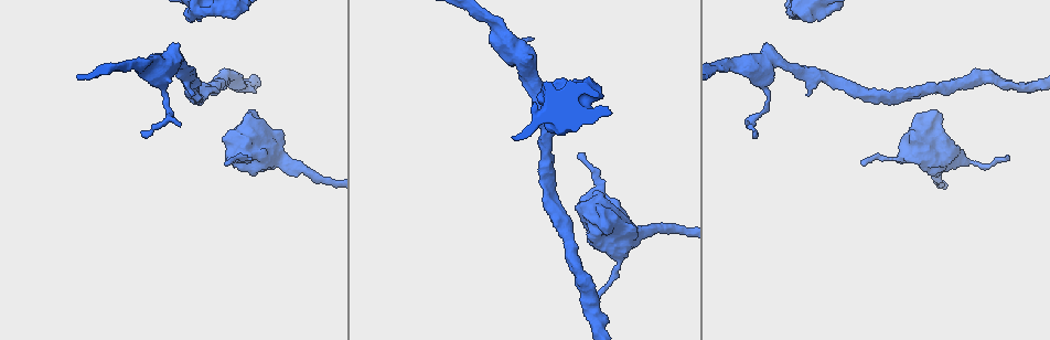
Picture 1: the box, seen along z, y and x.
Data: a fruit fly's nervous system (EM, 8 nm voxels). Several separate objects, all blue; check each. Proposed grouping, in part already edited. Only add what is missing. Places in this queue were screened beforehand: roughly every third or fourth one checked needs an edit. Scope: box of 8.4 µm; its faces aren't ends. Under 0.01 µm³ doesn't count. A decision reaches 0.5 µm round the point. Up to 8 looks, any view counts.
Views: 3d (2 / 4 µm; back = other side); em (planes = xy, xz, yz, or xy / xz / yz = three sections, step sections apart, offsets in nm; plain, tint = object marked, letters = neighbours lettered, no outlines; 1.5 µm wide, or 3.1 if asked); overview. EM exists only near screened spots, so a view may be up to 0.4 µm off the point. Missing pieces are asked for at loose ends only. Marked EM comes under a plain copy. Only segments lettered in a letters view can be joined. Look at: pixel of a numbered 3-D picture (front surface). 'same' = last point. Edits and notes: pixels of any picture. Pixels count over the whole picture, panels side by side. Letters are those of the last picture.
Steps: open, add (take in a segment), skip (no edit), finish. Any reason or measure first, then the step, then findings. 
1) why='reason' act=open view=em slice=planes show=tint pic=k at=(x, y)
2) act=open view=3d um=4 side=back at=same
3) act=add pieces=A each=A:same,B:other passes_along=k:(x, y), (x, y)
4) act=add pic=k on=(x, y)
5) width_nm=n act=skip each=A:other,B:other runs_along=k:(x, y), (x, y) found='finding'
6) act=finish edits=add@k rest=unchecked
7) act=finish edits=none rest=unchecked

why='thin end' act=open view=em slice=planes show=letters pic=1 at=(1009, 156)

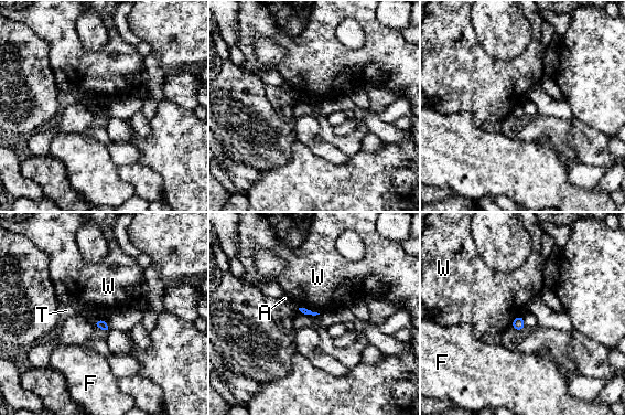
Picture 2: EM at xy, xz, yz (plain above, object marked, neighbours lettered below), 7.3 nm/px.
longest_contact=W:160nm act=skip each=A:other,F:other,T:other,W:other found='no lettered segment goes on from it'

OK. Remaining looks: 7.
why='an open end' act=open view=3d um=4 pic=1 at=(228, 157)

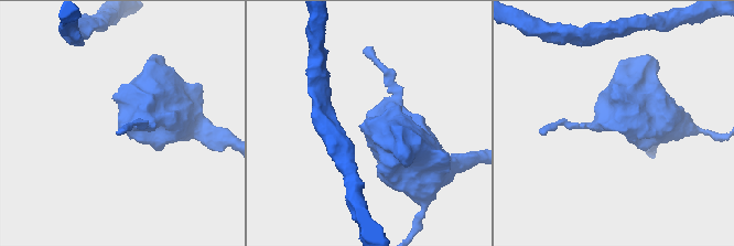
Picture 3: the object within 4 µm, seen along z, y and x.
why='shape alone is not enough' act=open view=em um=3.1 slice=yz step=16 show=tint pic=3 at=(609, 129)

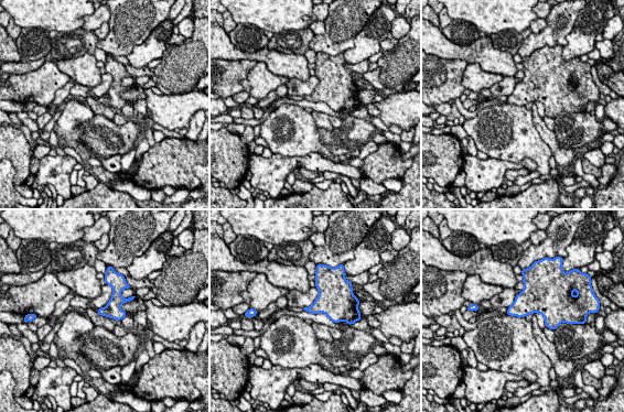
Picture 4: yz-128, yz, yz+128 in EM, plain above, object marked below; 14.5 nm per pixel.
why='cut it another way' act=open view=em um=3.1 slice=planes show=letters at=same

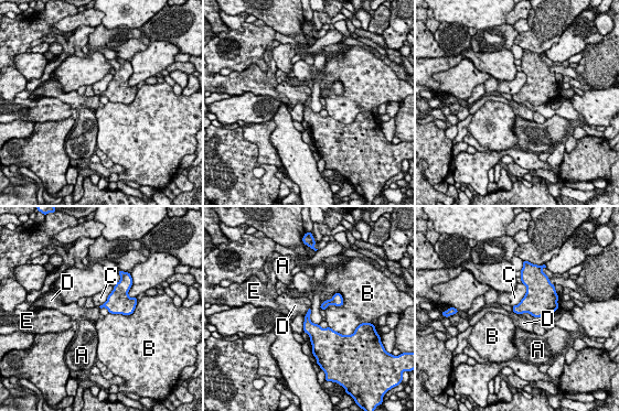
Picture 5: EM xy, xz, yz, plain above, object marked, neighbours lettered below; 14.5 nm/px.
act=skip each=A:other,B:other,C:other,D:other,E:other border=5:(310, 306), (305, 316) found='no lettered segment goes on from it'

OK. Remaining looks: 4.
why='an open end' act=open view=em slice=planes show=tint pic=1 at=(190, 20)

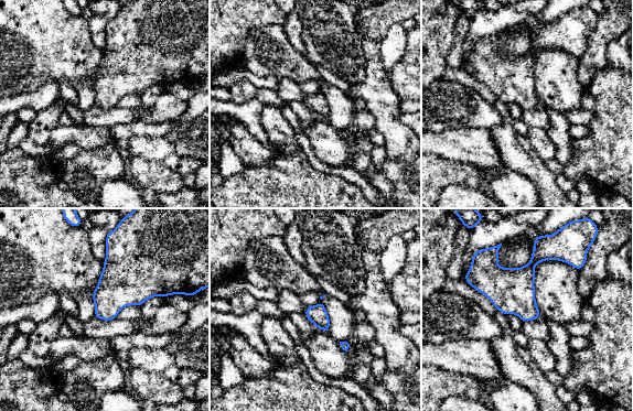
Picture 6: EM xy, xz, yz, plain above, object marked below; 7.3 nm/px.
act=open view=em slice=planes show=letters at=same

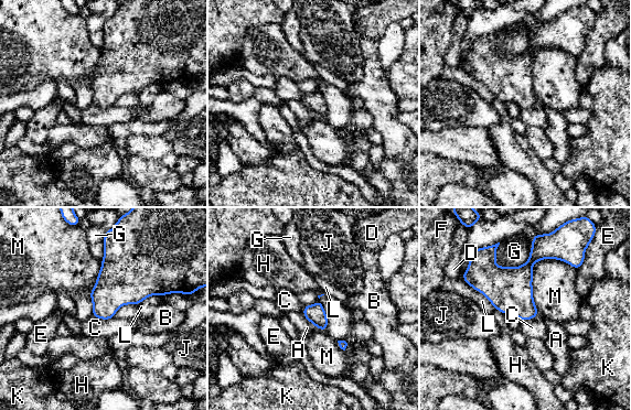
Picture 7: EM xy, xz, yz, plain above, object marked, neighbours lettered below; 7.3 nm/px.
act=skip each=A:other,B:other,C:other,D:other,E:other,F:other,G:other,H:other,J:other,K:other,L:other,M:other border=7:(93, 315), (99, 319), (114, 317) found='none of them fits'

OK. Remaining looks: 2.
act=finish edits=none rest=unchecked

